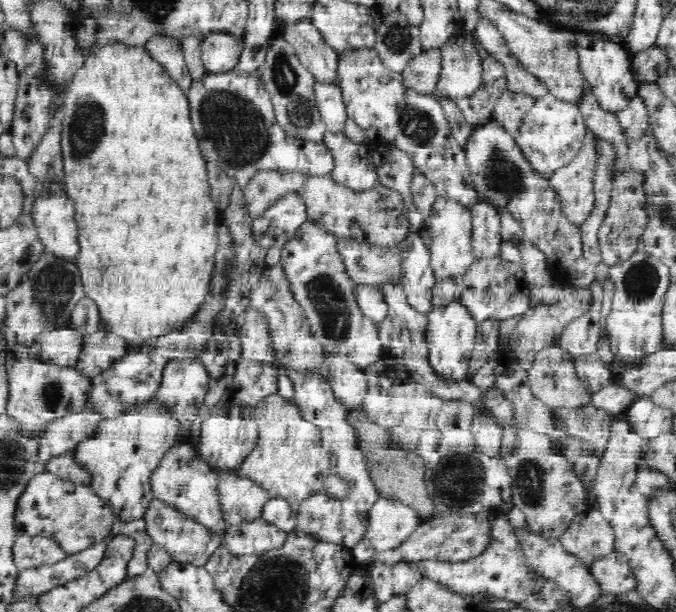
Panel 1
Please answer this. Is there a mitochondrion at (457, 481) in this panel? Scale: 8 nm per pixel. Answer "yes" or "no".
yes

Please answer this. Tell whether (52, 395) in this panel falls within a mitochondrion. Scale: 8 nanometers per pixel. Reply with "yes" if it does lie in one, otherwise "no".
yes

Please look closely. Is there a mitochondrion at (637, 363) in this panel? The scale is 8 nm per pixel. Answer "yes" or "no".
no

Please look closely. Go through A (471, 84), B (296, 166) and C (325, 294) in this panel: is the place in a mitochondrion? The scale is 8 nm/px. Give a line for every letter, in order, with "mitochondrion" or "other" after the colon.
A: other
B: other
C: mitochondrion

